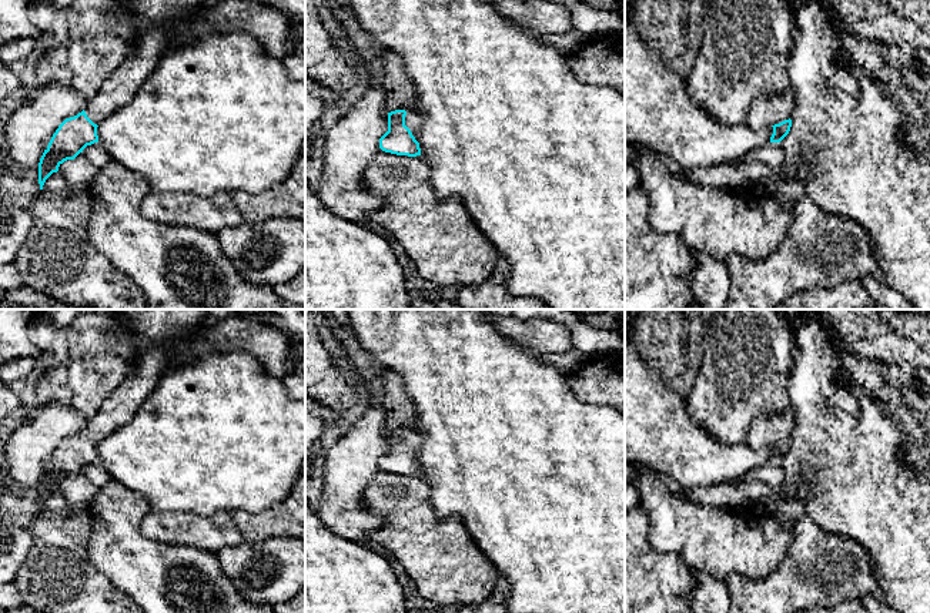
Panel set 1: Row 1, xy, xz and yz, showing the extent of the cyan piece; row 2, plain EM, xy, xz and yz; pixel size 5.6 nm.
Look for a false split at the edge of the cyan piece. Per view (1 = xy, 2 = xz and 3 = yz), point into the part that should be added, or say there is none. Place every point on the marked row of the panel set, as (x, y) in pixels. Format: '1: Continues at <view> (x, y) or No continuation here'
1: Continues at xy (147, 47)
2: Continues at xz (412, 121)
3: Continues at yz (768, 110)

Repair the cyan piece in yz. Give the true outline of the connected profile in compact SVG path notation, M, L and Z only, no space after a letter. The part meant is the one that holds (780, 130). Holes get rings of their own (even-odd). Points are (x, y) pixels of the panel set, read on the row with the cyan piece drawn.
M765 94L753 101L747 124L752 128L772 125L770 143L780 143L790 131L793 107L792 96Z

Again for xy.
M203 0L178 27L157 24L137 33L131 53L101 84L98 94L87 101L81 113L66 118L53 134L39 163L40 190L64 161L74 160L87 145L98 143L97 127L136 97L170 44L183 31L190 33L193 27L207 21L207 16L218 1L221 0Z

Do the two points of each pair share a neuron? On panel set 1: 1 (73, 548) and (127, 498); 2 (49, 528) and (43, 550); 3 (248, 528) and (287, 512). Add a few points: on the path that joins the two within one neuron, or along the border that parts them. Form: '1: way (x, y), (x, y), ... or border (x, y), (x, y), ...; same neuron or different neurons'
1: border (89, 511), (92, 532), (87, 558), (94, 565); different neurons
2: way (49, 533), (49, 545); same neuron
3: way (258, 526), (277, 521); same neuron

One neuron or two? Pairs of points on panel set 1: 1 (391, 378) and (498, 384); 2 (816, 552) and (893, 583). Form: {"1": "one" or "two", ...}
{"1": "two", "2": "two"}

